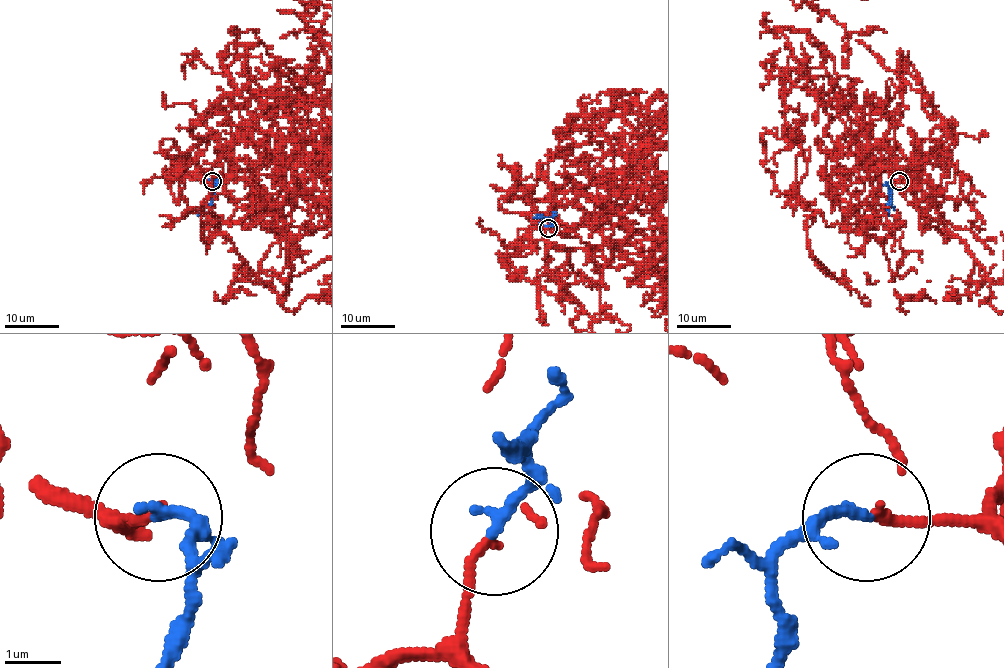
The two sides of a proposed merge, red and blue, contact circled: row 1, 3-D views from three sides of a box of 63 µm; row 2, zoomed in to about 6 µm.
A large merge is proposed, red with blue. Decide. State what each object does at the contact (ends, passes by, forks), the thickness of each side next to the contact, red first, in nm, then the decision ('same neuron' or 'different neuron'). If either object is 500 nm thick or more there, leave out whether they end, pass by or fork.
red ends there; blue ends there; 160 nm thick on the red side, 200 nm on the other; same neuron

